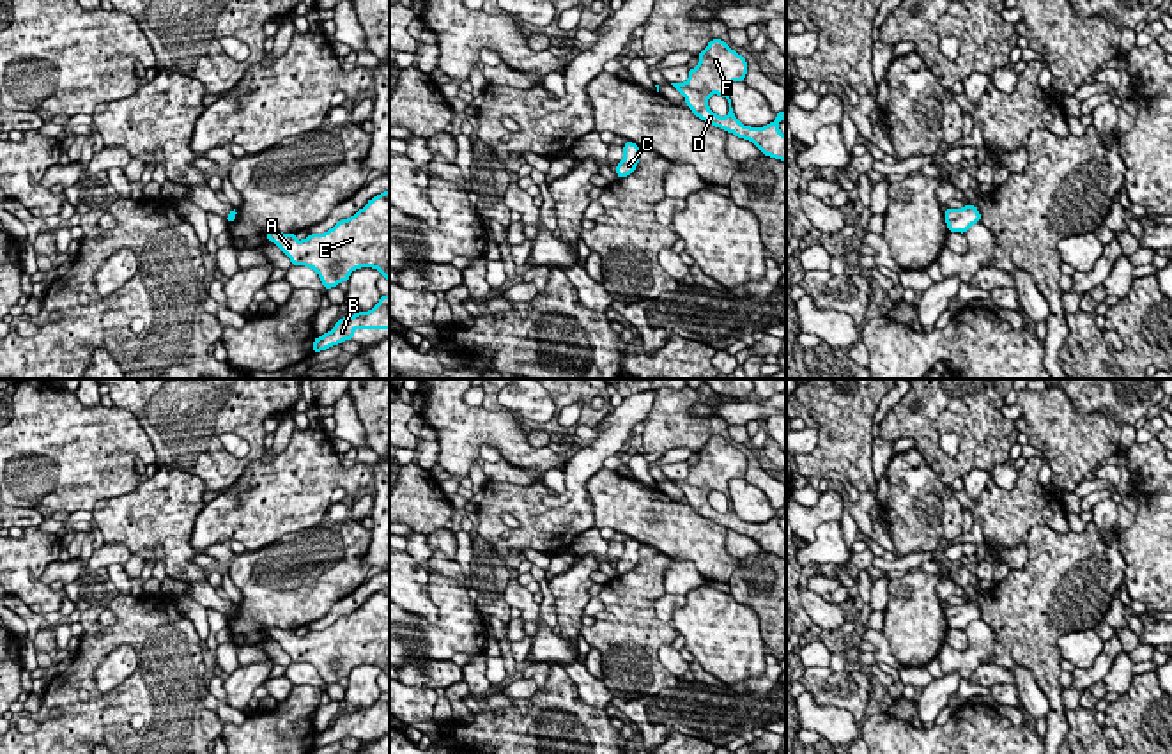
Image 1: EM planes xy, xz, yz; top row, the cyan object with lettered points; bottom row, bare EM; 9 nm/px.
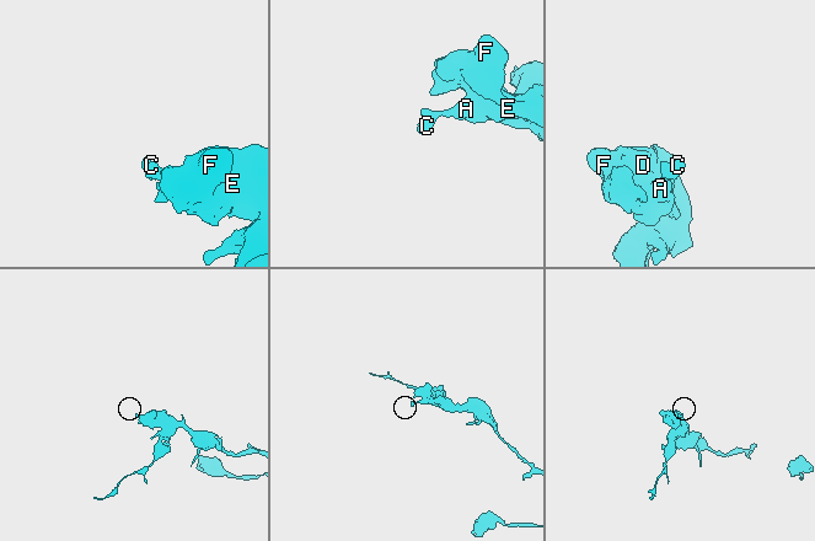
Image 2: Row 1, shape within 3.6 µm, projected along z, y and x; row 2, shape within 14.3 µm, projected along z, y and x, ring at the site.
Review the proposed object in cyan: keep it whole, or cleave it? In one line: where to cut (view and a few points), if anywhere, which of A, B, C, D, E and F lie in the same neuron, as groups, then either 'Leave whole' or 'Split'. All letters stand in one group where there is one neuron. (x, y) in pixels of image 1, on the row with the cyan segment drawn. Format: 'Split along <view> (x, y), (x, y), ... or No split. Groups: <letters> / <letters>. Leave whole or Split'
No split. Groups: A B C D E F. Leave whole

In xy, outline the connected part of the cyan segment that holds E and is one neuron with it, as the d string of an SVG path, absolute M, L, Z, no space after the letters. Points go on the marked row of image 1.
M389 189L324 234L310 234L303 241L296 234L266 234L292 265L312 267L326 290L349 281L351 273L361 267L377 269L389 281Z

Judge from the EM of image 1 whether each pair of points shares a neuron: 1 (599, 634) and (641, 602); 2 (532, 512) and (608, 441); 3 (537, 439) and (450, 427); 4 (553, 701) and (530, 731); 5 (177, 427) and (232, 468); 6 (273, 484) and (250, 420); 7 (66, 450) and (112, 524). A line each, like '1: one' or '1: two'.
1: one
2: one
3: two
4: one
5: one
6: two
7: two

